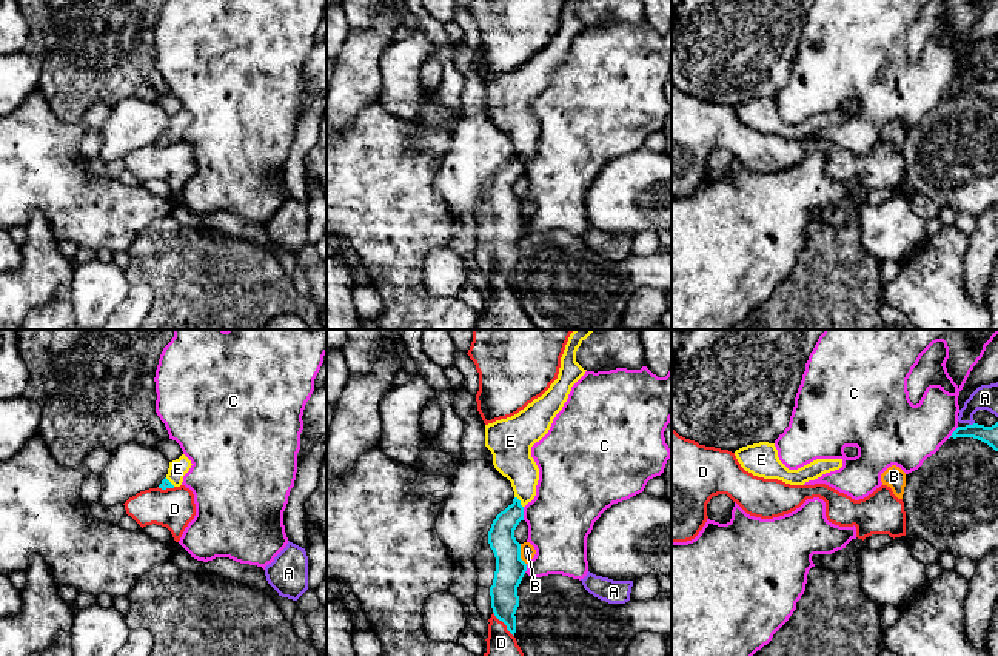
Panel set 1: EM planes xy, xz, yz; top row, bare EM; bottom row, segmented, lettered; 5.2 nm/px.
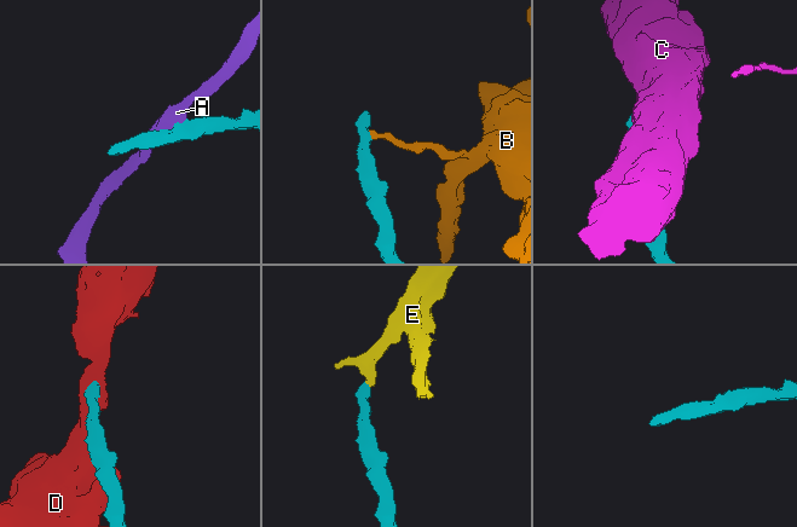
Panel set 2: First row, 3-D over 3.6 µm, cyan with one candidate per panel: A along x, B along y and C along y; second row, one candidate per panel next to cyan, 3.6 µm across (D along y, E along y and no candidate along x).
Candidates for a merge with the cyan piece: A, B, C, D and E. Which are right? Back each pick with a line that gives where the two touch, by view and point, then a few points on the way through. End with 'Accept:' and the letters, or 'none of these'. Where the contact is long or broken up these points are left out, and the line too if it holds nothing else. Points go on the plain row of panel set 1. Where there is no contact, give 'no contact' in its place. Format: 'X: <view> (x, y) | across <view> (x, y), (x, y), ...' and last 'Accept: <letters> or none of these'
E: xz (519, 157) | across xz (501, 191), (504, 179), (519, 157), (521, 125), (512, 111)
Accept: E

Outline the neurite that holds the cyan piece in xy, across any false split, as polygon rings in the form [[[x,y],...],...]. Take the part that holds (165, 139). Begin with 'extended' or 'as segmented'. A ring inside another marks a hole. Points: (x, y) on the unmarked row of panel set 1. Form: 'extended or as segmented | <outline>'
extended | [[[185,109],[169,117],[168,129],[162,136],[159,143],[166,145],[166,143],[180,142],[183,137],[183,131],[189,126],[191,120],[193,120],[191,115]]]

